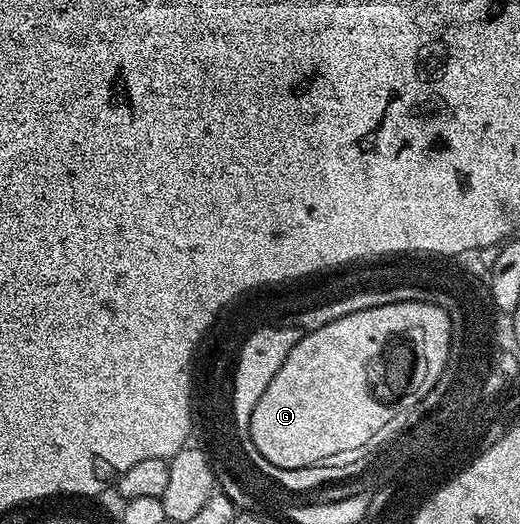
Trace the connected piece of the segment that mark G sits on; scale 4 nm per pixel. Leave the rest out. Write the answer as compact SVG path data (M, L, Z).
M430 302L387 303L384 306L369 307L368 310L354 311L340 319L332 319L332 323L327 323L324 327L304 335L296 343L296 347L292 347L292 351L288 351L288 359L284 359L284 367L280 367L280 371L276 371L272 383L268 383L264 395L256 403L256 411L252 411L250 423L252 443L256 443L256 447L264 454L264 459L269 459L274 464L275 469L309 469L312 465L330 463L335 459L357 454L359 451L365 450L375 439L381 438L399 418L414 409L432 391L437 380L440 379L440 375L446 370L446 364L450 358L450 347L449 315L445 309L434 306Z

